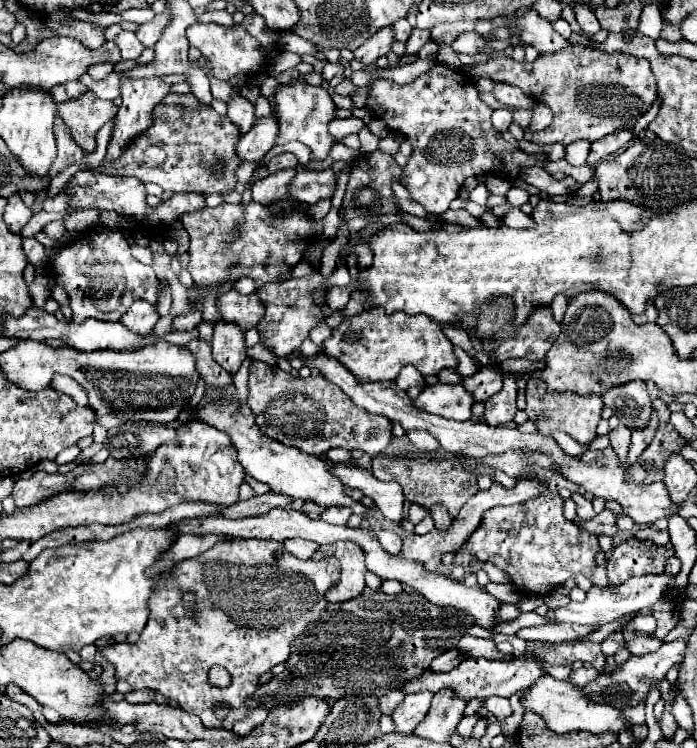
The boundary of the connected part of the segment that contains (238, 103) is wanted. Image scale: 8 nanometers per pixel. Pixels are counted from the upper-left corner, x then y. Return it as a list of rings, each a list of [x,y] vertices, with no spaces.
[[[234,95],[228,101],[228,119],[240,127],[240,135],[248,133],[256,121],[252,103],[248,99],[244,99],[242,95]]]

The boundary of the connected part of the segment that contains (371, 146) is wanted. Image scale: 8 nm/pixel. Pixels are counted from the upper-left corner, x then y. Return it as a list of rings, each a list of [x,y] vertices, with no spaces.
[[[364,125],[358,133],[361,143],[360,151],[364,154],[371,153],[378,149],[379,139],[371,133],[368,125]]]

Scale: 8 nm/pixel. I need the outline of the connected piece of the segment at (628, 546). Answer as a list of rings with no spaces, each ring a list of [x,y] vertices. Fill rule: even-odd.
[[[628,539],[618,543],[608,553],[608,579],[610,587],[618,587],[630,577],[636,575],[660,575],[664,573],[666,559],[674,555],[672,543],[668,545],[654,545],[652,541],[638,541]]]

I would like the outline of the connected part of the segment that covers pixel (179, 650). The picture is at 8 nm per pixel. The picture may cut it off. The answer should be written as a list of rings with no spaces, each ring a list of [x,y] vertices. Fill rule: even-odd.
[[[236,539],[236,541],[230,541],[230,543],[218,543],[218,545],[212,547],[210,551],[206,551],[206,553],[202,553],[202,555],[198,555],[198,557],[192,557],[192,559],[184,559],[182,563],[174,565],[172,571],[162,573],[160,579],[158,579],[156,593],[148,599],[150,615],[148,615],[148,623],[146,623],[144,631],[140,633],[138,643],[114,643],[114,645],[108,645],[108,647],[102,647],[102,655],[116,667],[116,679],[124,679],[132,689],[152,689],[152,691],[160,693],[162,697],[166,697],[166,699],[174,699],[186,713],[194,713],[196,717],[200,717],[206,727],[224,725],[224,729],[230,731],[236,721],[244,719],[244,717],[250,713],[250,709],[246,707],[246,699],[252,697],[252,693],[256,693],[256,689],[258,689],[258,679],[260,679],[266,671],[270,671],[270,667],[274,667],[276,663],[286,661],[288,655],[290,655],[290,645],[292,645],[292,641],[294,641],[298,635],[302,635],[310,623],[316,623],[316,621],[320,619],[320,613],[322,613],[324,607],[326,607],[324,595],[326,595],[326,591],[328,591],[338,579],[340,579],[340,565],[338,565],[338,561],[336,561],[334,557],[328,557],[328,559],[322,559],[322,561],[302,561],[302,559],[292,557],[290,553],[286,553],[278,541]],[[186,591],[192,591],[192,593],[196,591],[196,609],[192,609],[192,613],[188,613],[188,611],[184,609],[184,599],[182,599],[182,595],[184,595]],[[212,665],[220,665],[220,667],[224,667],[224,669],[230,673],[230,679],[232,679],[232,681],[230,681],[230,685],[228,685],[226,689],[220,689],[220,687],[214,687],[214,685],[208,683],[208,671],[210,671]],[[220,701],[230,703],[230,705],[236,709],[238,715],[228,715],[226,721],[216,721],[212,709],[214,709],[214,705],[220,703]]]

